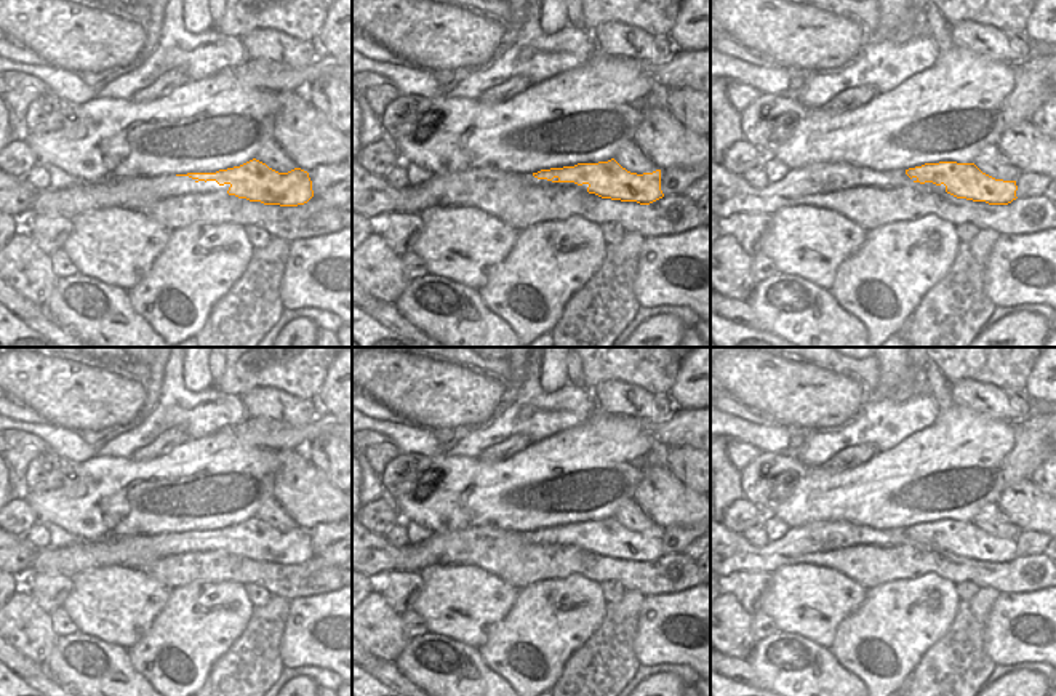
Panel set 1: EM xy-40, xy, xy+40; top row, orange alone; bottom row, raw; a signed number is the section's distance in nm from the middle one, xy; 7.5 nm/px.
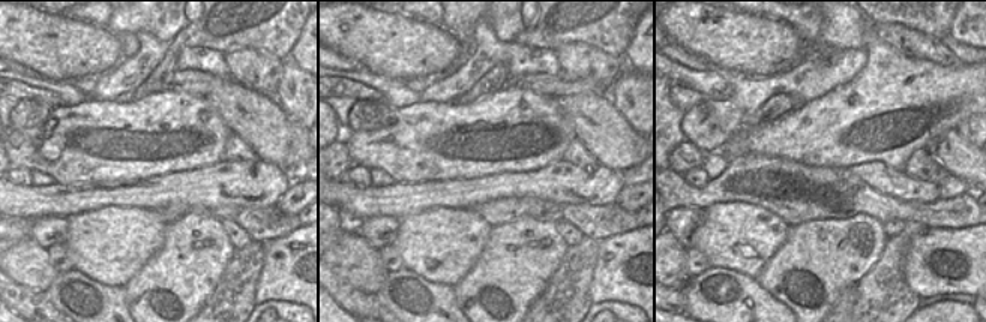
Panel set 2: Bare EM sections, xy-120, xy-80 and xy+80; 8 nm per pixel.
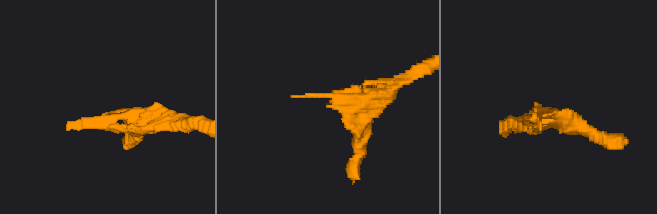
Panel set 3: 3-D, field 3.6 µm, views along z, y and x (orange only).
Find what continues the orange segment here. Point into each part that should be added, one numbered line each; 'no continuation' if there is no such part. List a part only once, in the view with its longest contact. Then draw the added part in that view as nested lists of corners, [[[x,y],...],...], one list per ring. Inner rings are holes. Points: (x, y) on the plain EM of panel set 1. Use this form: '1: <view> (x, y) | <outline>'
1: xy (528, 536) | [[[523,533],[525,534],[525,539],[531,544],[544,544],[544,546],[576,546],[576,547],[581,547],[581,549],[587,549],[589,542],[582,542],[582,544],[578,544],[574,541],[560,541],[558,536],[554,536],[552,539],[547,539],[547,538],[538,538],[534,536],[533,533]]]

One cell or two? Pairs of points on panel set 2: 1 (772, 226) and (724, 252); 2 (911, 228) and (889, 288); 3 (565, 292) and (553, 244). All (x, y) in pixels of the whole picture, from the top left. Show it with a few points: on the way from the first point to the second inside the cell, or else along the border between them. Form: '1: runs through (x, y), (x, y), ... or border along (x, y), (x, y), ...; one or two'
1: runs through (760, 232), (736, 240); one
2: runs through (901, 243), (895, 250), (889, 273); one
3: border along (569, 246), (559, 268), (539, 295); two

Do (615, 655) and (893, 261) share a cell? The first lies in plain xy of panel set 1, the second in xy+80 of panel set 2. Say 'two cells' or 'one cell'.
one cell

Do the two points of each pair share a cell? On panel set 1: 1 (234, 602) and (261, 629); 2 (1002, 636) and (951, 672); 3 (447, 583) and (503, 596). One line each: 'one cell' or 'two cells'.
1: two cells
2: two cells
3: one cell

